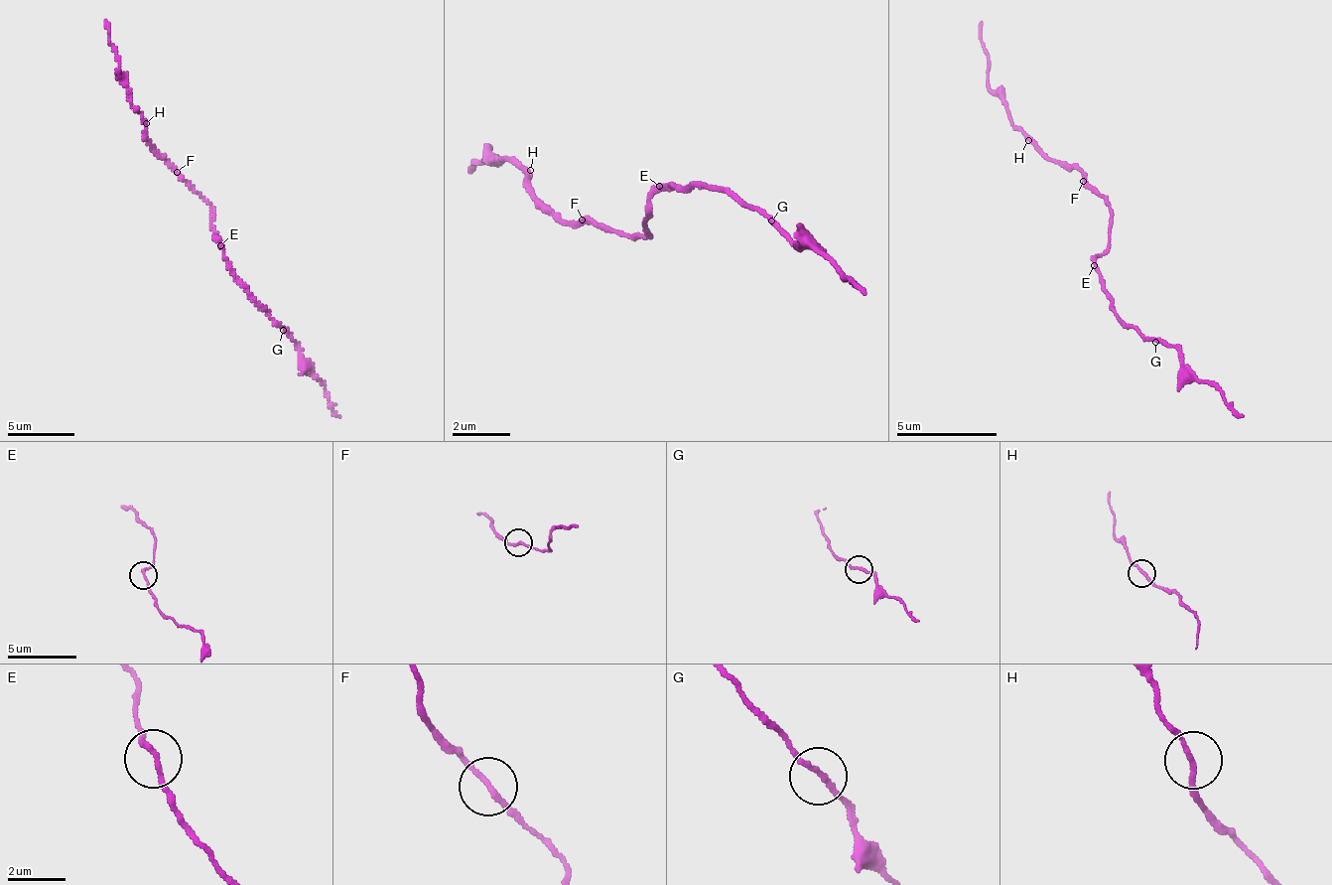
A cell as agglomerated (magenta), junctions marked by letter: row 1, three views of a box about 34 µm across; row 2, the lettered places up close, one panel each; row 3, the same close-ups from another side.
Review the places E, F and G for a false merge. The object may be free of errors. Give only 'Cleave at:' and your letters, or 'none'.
Cleave at: F

